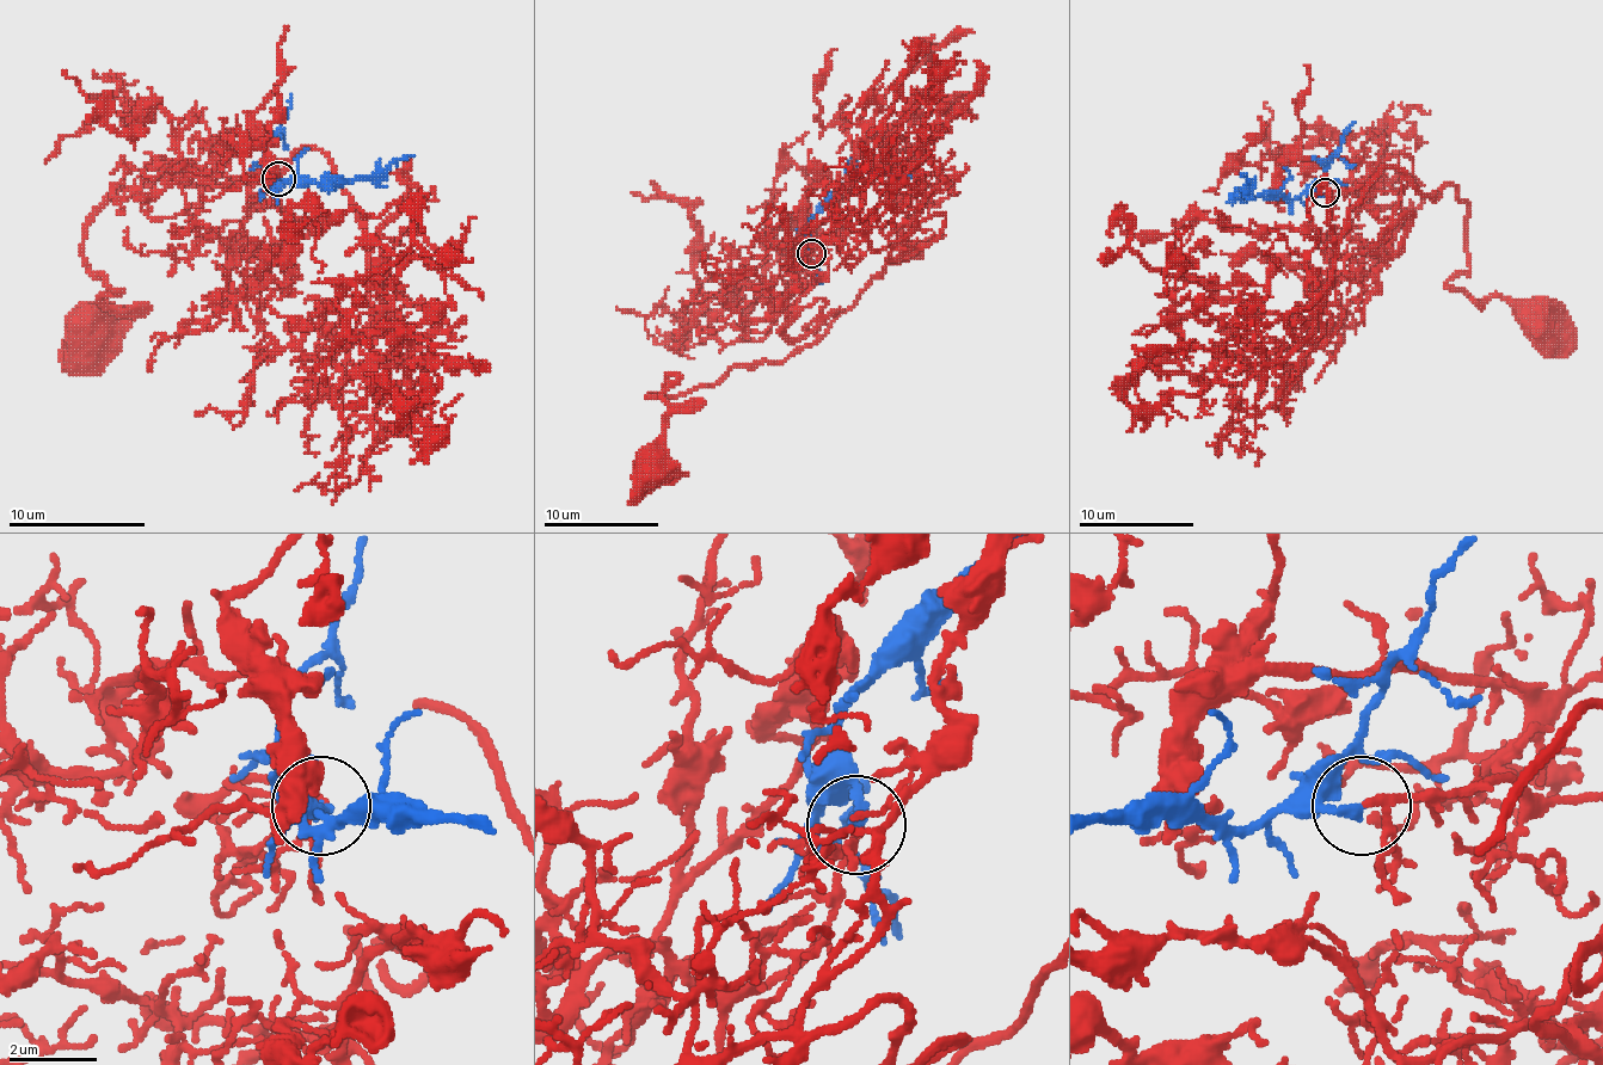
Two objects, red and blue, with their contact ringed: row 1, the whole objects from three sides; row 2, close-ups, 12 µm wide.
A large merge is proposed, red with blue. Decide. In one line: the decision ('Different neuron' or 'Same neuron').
Same neuron

